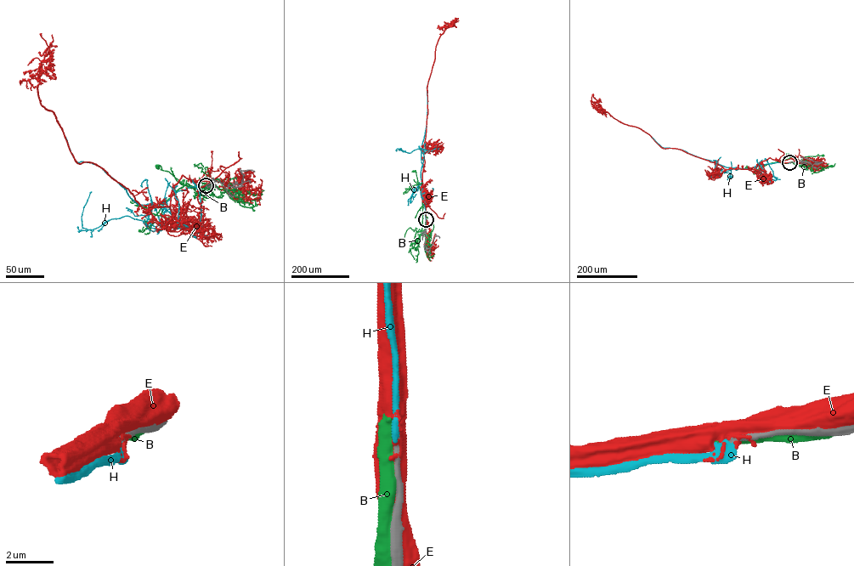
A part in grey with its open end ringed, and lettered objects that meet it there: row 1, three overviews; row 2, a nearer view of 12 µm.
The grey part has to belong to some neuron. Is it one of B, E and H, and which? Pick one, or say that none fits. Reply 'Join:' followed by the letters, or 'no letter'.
Join: H

